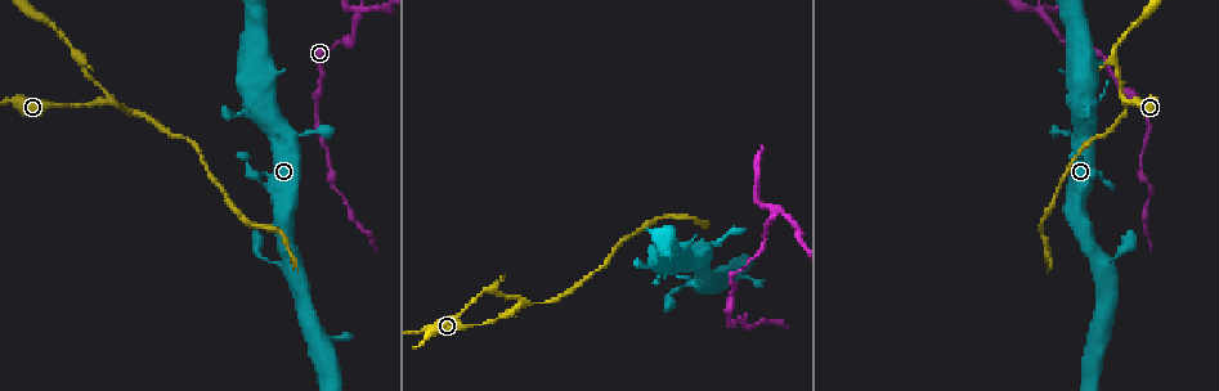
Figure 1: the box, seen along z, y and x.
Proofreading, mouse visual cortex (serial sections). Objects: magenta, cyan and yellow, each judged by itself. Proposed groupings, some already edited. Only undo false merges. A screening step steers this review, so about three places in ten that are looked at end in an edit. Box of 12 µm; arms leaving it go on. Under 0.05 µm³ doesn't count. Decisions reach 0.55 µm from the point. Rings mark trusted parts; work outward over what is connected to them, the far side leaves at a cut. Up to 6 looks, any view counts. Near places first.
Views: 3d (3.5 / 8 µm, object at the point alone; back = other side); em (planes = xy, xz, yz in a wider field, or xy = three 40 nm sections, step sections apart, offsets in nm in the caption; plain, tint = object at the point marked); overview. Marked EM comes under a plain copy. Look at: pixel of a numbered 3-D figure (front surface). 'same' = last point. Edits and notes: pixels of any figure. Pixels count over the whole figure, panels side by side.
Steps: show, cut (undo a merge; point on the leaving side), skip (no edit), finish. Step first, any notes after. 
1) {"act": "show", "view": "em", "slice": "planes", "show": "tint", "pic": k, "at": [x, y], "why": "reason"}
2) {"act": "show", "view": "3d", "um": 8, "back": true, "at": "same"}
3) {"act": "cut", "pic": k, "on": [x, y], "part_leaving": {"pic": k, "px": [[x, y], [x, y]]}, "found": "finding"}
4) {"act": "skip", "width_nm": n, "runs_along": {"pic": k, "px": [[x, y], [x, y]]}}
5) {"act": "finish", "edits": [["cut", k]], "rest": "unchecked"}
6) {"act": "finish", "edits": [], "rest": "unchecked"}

{"act": "show", "view": "3d", "um": 3.5, "pic": 1, "at": [265, 79]}

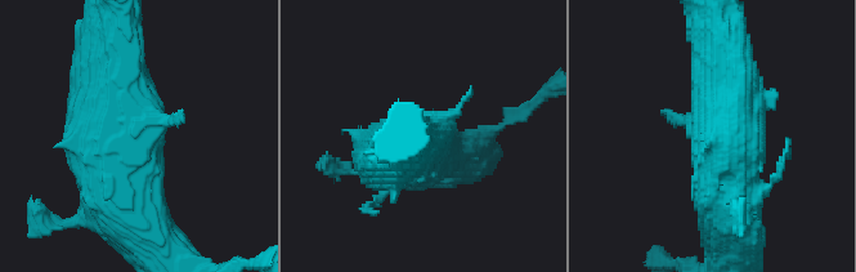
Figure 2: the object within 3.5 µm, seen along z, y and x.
{"act": "show", "view": "em", "slice": "xy", "step": 5, "show": "tint", "pic": 2, "at": [137, 129]}

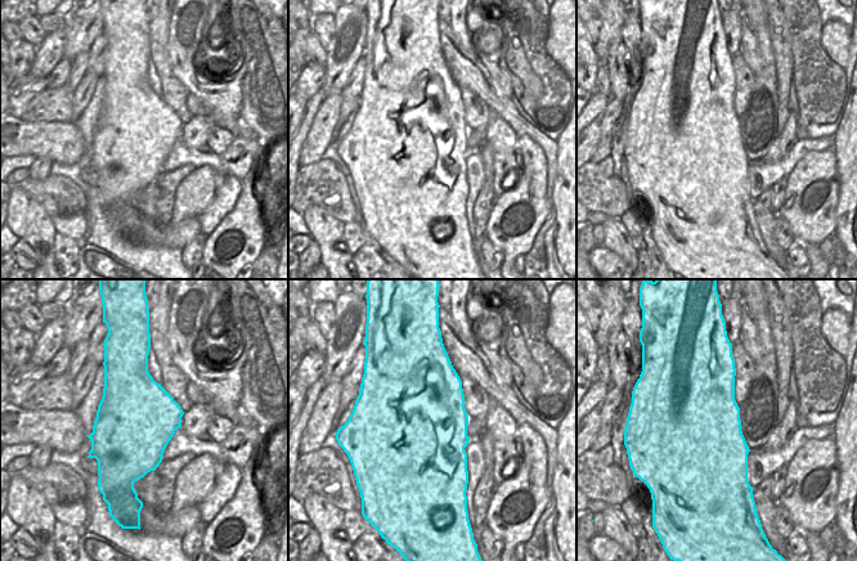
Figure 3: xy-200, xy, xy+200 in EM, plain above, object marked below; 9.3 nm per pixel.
{"act": "show", "view": "em", "slice": "xy", "step": 1, "show": "tint", "at": "same", "why": "cut it another way"}

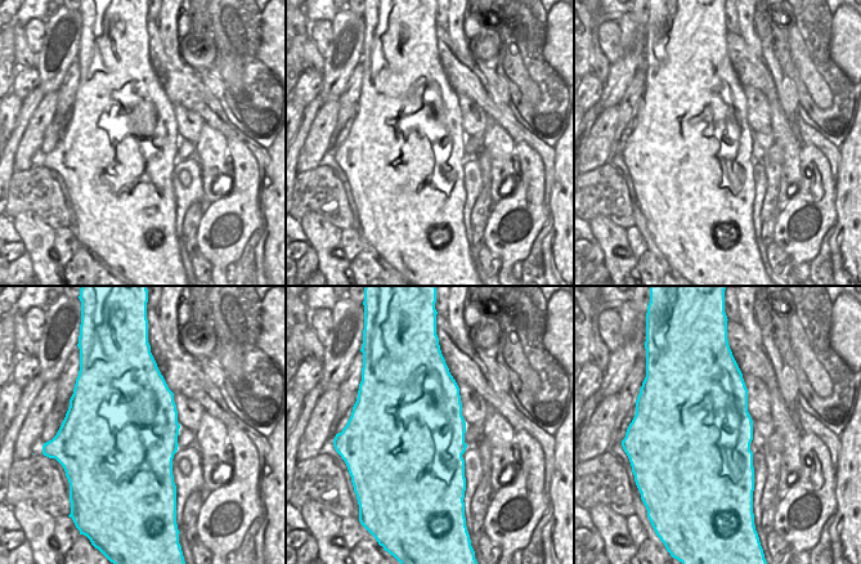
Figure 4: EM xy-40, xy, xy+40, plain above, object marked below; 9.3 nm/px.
{"act": "skip", "runs_along": {"pic": 2, "px": [[162, 248], [115, 177], [111, 85]]}, "found": "continuous, no second cell"}

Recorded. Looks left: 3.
{"act": "show", "view": "3d", "um": 3.5, "back": true, "pic": 1, "at": [361, 12], "why": "sharp bend"}

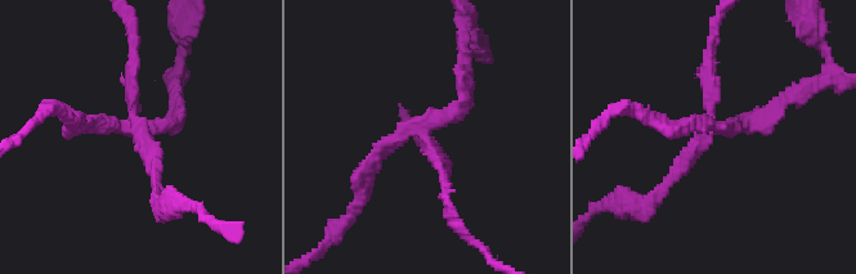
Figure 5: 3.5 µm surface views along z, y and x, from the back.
{"act": "show", "view": "em", "slice": "xy", "step": 1, "show": "tint", "pic": 5, "at": [135, 128], "why": "now the EM"}

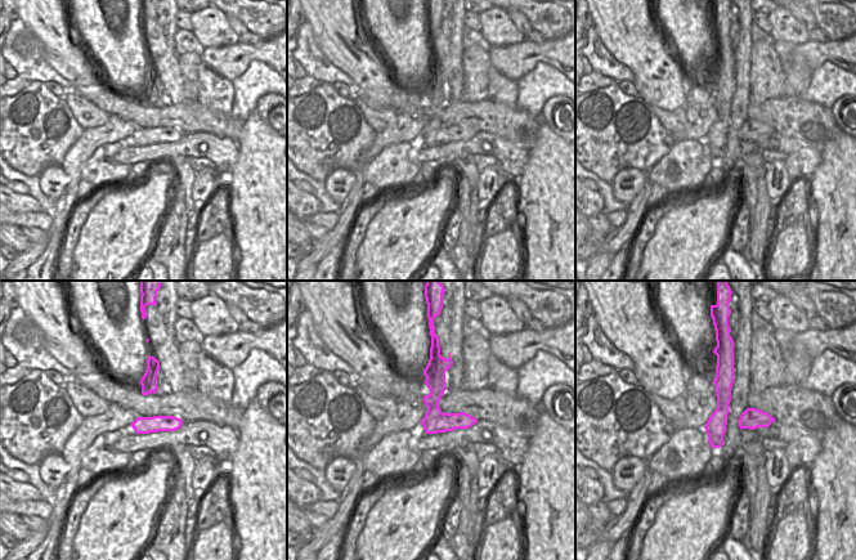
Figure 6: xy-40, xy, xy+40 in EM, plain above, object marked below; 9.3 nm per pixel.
{"act": "cut", "pic": 5, "on": [375, 153], "width_nm": 220, "part_leaving": {"pic": 5, "px": [[422, 135], [462, 102], [466, 43]]}, "found": "a second cell is stuck on"}

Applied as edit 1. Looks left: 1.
{"act": "finish", "edits": [["cut", 5]], "rest": "unchecked"}

